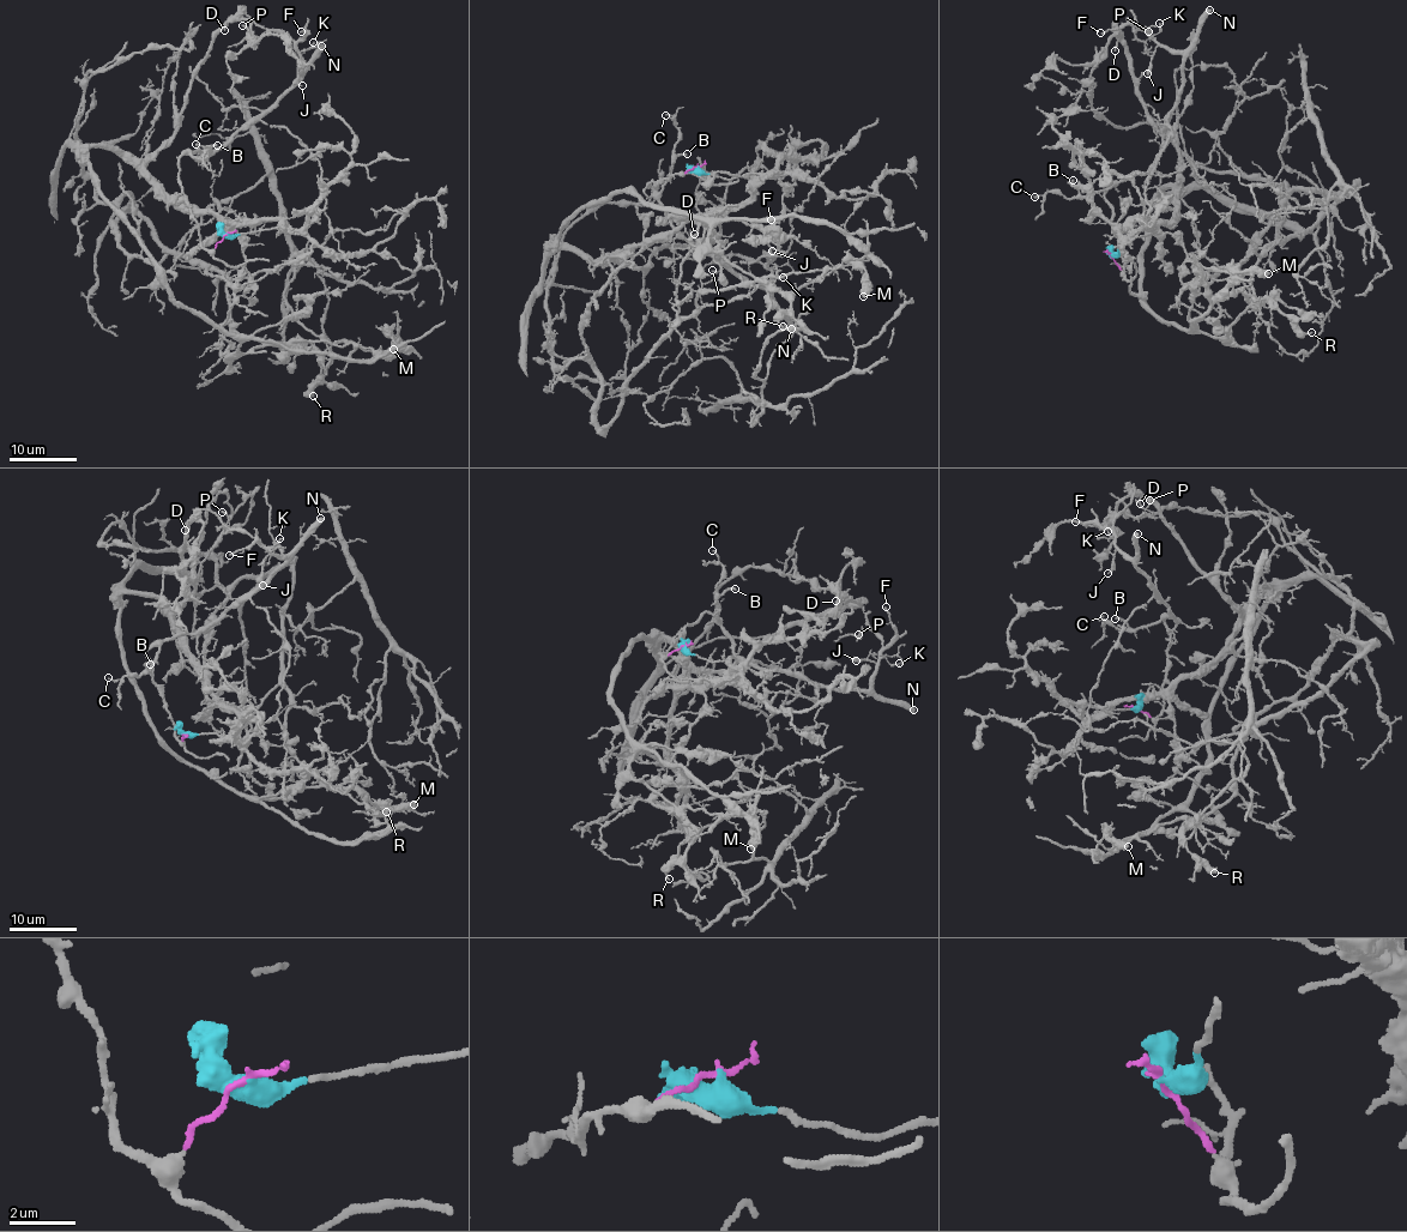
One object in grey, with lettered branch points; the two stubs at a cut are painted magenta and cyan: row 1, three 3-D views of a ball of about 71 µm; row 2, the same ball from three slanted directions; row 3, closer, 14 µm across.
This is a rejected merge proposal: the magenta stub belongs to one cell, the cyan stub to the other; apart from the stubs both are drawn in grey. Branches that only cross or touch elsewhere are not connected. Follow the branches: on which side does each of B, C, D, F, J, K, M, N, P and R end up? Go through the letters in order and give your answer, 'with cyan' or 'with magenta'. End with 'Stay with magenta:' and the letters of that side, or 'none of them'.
B: with magenta
C: with magenta
D: with cyan
F: with magenta
J: with magenta
K: with magenta
M: with cyan
N: with magenta
P: with magenta
R: with cyan
Stay with magenta: B, C, F, J, K, N, P

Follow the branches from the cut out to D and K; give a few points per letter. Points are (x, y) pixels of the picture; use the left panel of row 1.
D: (225, 235), (278, 229), (281, 218), (185, 209), (144, 167), (224, 30)
K: (224, 235), (213, 249), (201, 247), (180, 157), (206, 154), (270, 107), (297, 79), (300, 55), (313, 41)

